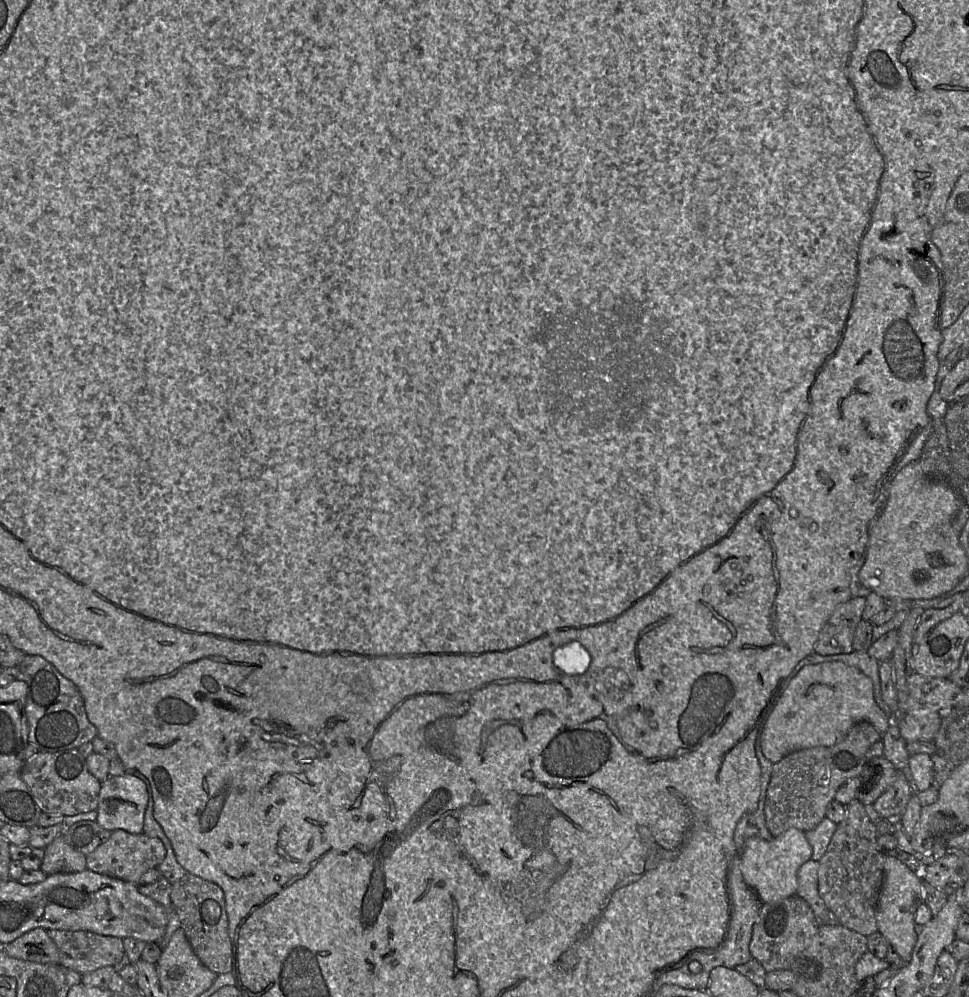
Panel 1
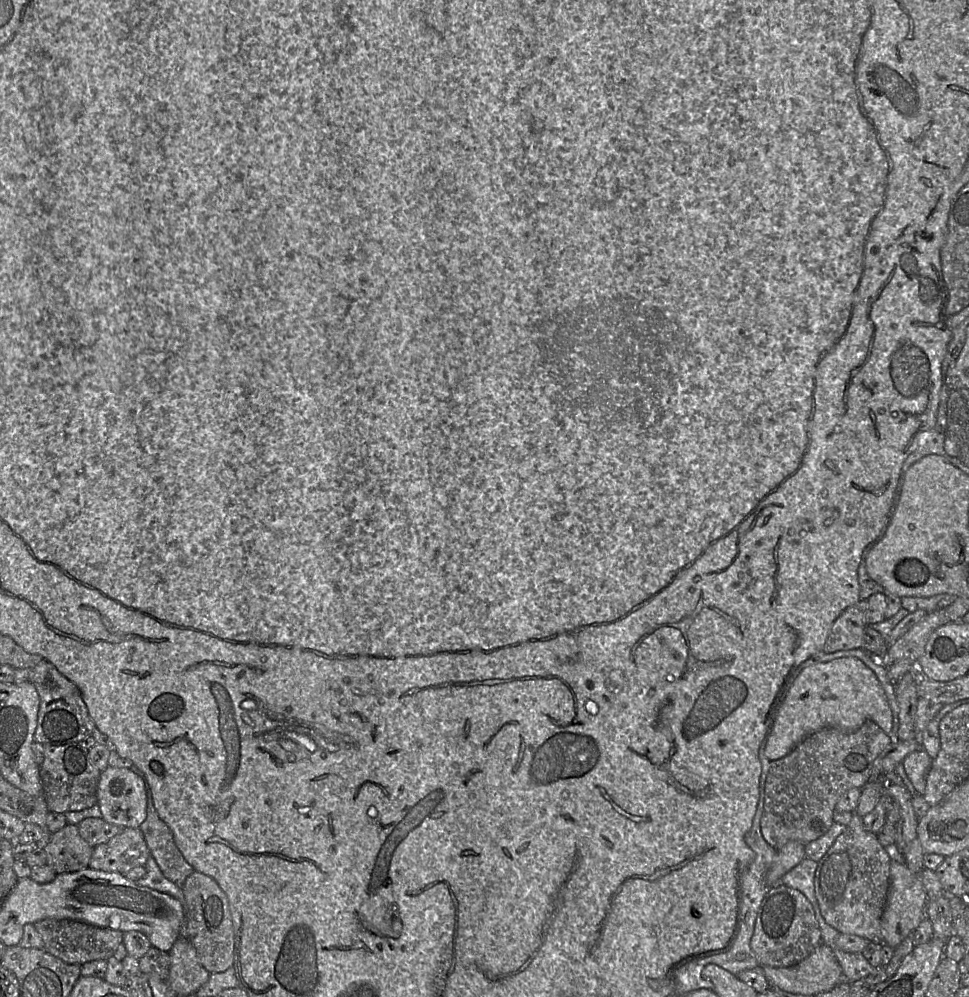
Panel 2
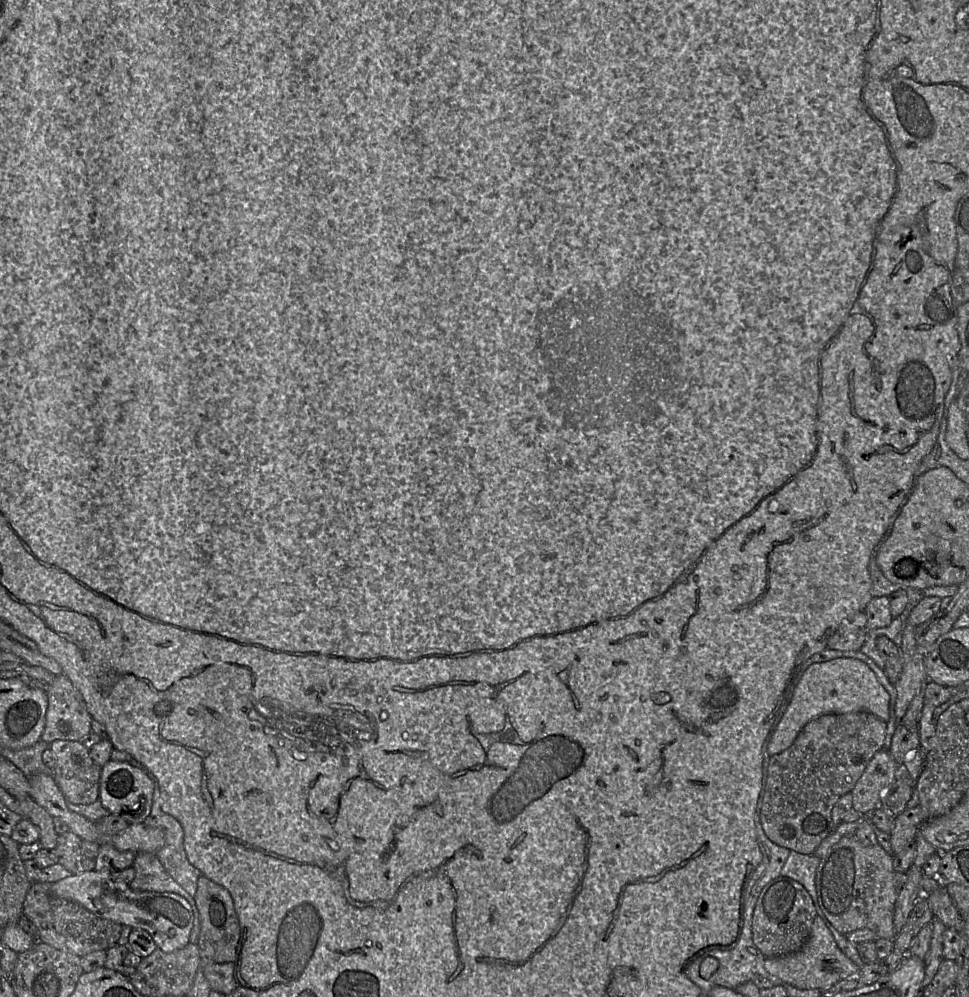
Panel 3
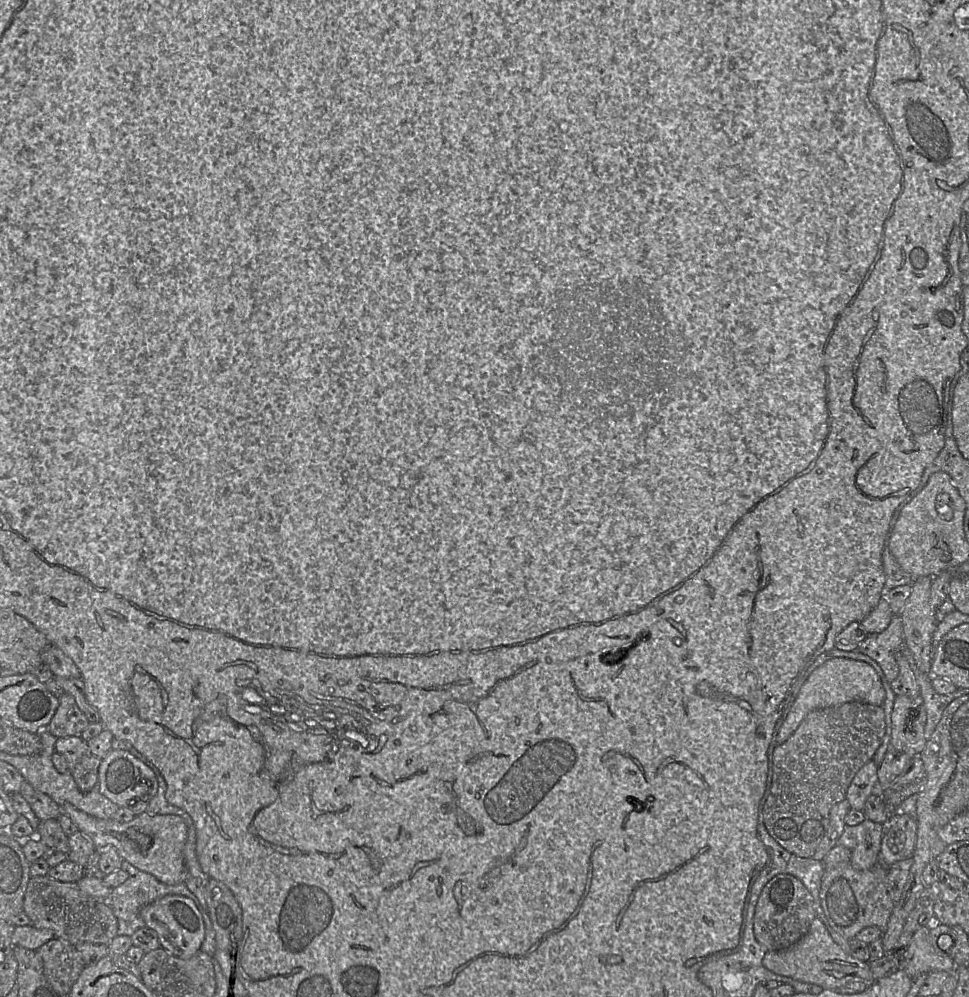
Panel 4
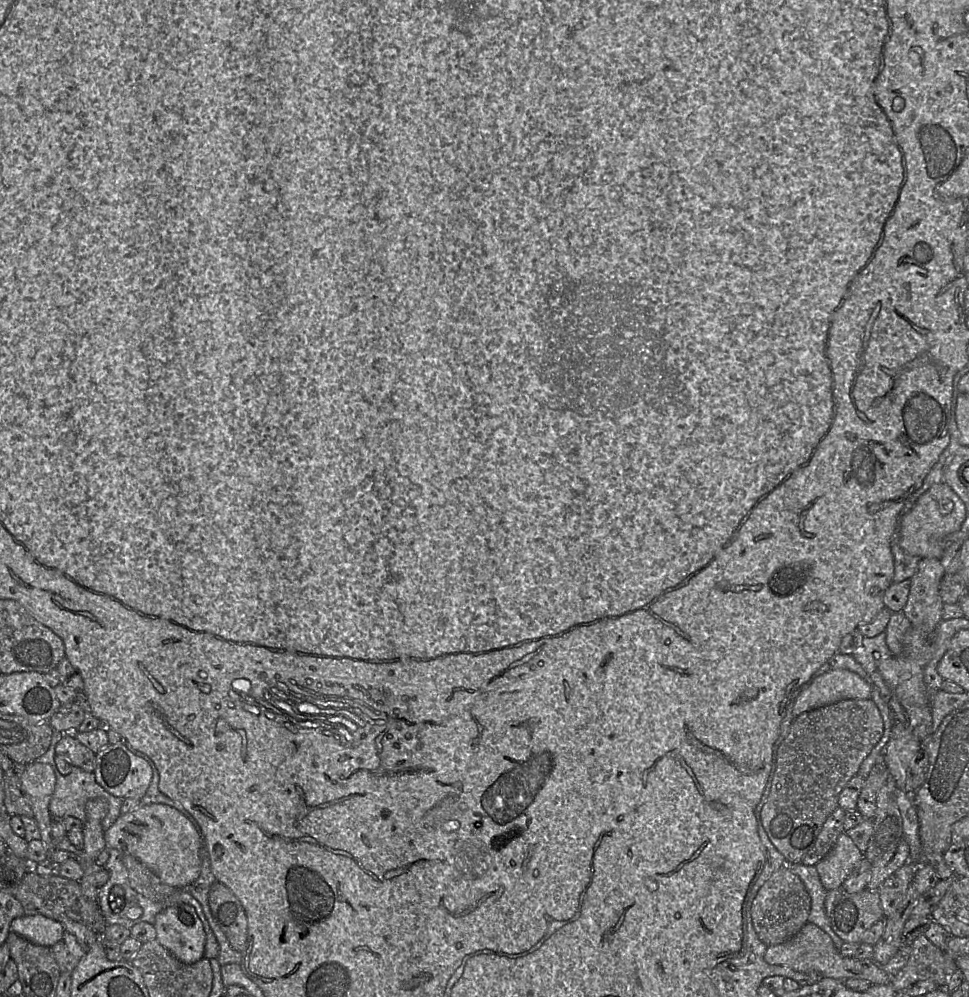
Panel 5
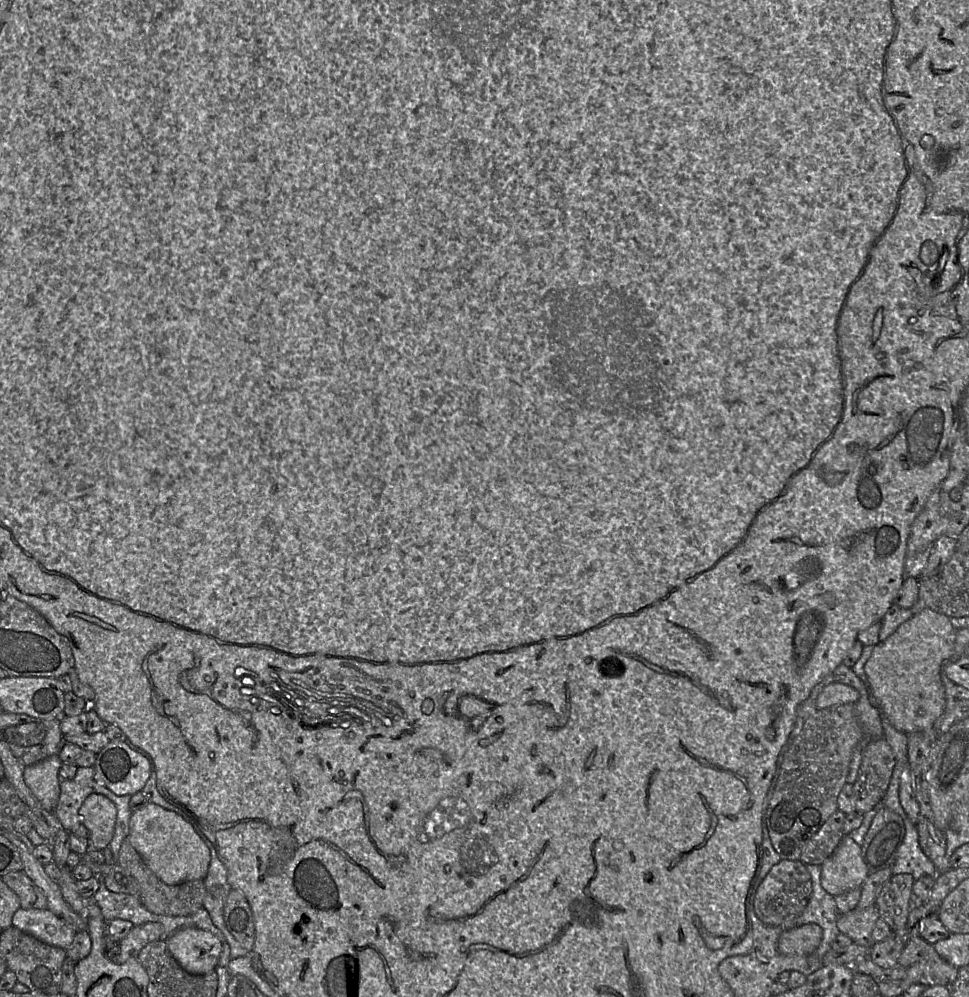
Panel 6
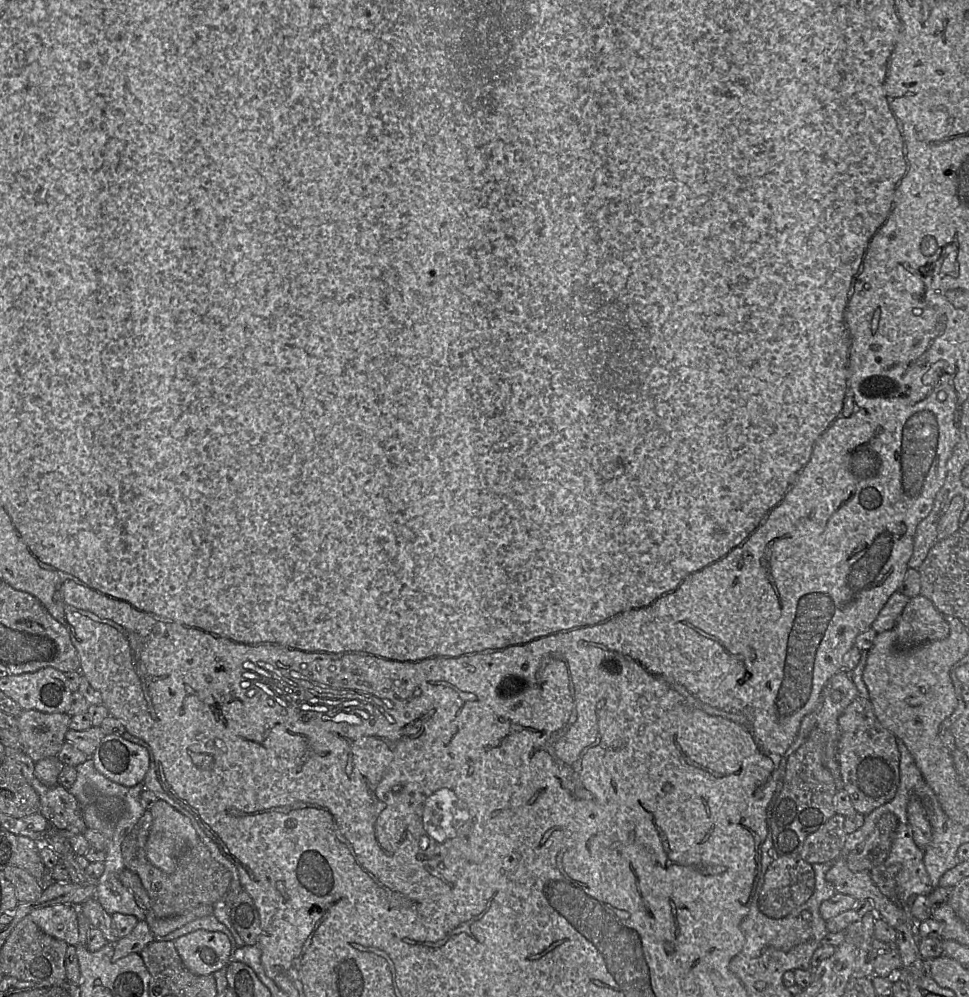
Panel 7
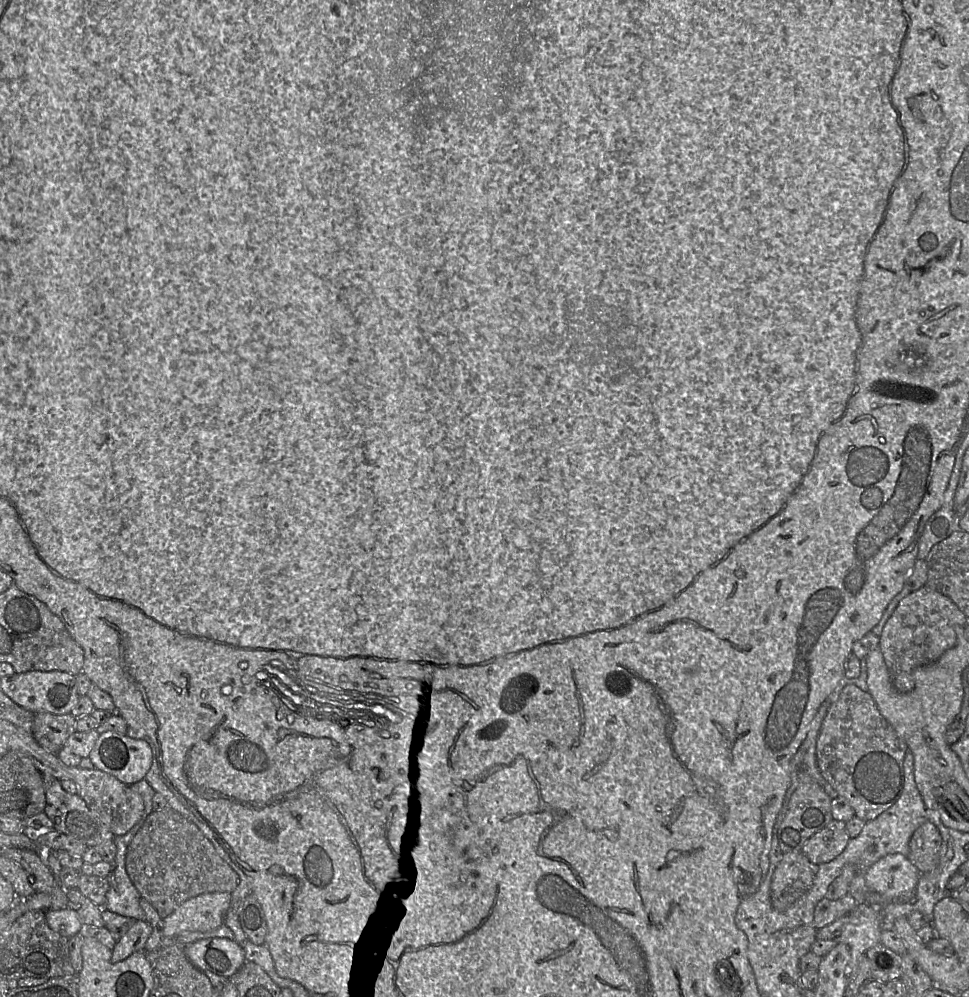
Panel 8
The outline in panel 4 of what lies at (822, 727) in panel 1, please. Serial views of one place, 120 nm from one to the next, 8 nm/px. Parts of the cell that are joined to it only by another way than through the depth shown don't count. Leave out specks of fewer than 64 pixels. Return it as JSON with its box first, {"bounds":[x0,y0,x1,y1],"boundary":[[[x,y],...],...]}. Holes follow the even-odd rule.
{"bounds":[776,659,886,744],"boundary":[[[831,659],[824,664],[807,669],[804,681],[796,689],[788,712],[778,731],[776,743],[783,744],[812,712],[833,708],[849,702],[862,702],[882,706],[886,692],[873,667],[862,661]]]}

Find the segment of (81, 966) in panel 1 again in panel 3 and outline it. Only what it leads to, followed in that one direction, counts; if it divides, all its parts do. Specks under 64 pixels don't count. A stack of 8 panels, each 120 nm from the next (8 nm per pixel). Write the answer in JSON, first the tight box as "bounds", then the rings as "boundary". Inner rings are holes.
{"bounds":[23,881,121,957],"boundary":[[[39,881],[32,882],[23,903],[23,915],[36,926],[38,941],[79,957],[94,951],[106,951],[117,944],[121,924],[101,918],[77,902],[51,895],[47,885]]]}

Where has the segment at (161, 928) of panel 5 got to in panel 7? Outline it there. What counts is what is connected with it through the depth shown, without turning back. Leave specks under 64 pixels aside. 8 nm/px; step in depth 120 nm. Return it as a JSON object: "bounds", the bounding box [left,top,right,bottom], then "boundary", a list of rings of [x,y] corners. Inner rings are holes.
{"bounds":[173,930,231,974],"boundary":[[[196,930],[173,942],[182,963],[193,974],[213,974],[230,962],[231,945],[222,932]]]}

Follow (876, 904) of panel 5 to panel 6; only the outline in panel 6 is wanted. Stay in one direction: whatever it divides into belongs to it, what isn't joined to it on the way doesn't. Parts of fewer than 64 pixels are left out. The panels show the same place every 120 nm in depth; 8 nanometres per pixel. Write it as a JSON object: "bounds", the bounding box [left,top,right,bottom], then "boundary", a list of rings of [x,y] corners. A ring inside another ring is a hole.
{"bounds":[837,905,879,957],"boundary":[[[872,905],[863,910],[854,909],[840,914],[837,927],[840,933],[852,940],[852,943],[867,948],[870,957],[870,950],[875,943],[872,938],[872,931],[879,918],[877,906]]]}

